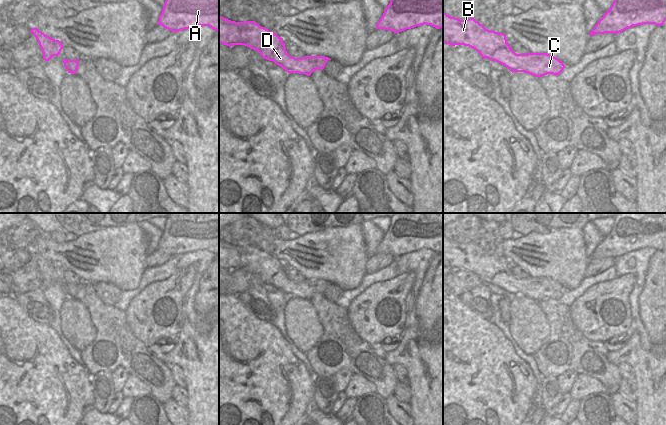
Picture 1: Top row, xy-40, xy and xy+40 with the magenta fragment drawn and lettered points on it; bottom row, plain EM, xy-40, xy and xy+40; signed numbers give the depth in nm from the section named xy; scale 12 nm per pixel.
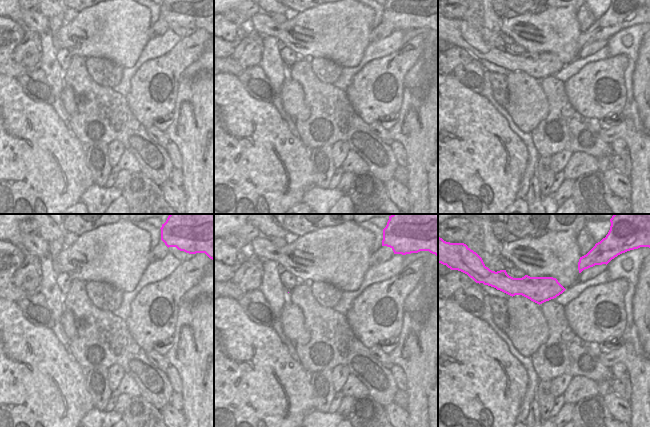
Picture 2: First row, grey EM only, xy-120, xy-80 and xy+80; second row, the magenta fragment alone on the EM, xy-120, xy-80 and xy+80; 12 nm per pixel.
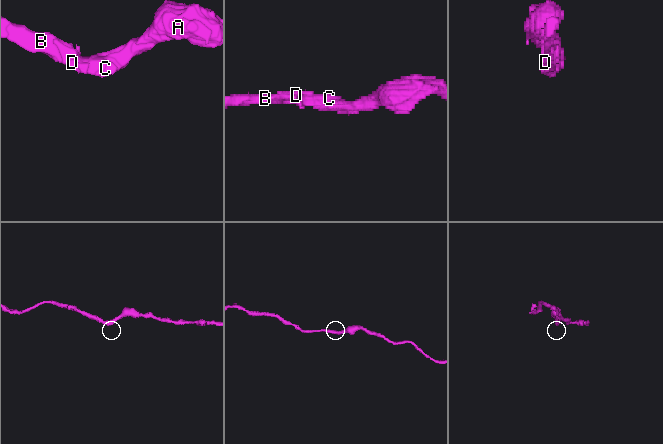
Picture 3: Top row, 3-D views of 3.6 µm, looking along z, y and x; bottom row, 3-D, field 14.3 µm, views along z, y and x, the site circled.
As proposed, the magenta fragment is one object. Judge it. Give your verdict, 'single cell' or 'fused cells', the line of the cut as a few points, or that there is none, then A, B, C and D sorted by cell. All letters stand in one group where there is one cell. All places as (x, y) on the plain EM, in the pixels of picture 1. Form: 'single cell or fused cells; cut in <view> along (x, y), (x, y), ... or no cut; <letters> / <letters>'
single cell; no cut; A B C D

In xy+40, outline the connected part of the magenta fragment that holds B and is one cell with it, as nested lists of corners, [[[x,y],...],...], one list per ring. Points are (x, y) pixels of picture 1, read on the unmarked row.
[[[443,236],[443,267],[464,269],[475,273],[483,283],[496,285],[513,296],[525,296],[535,301],[560,299],[565,289],[547,277],[516,278],[504,257],[486,253],[474,242],[460,244]]]

